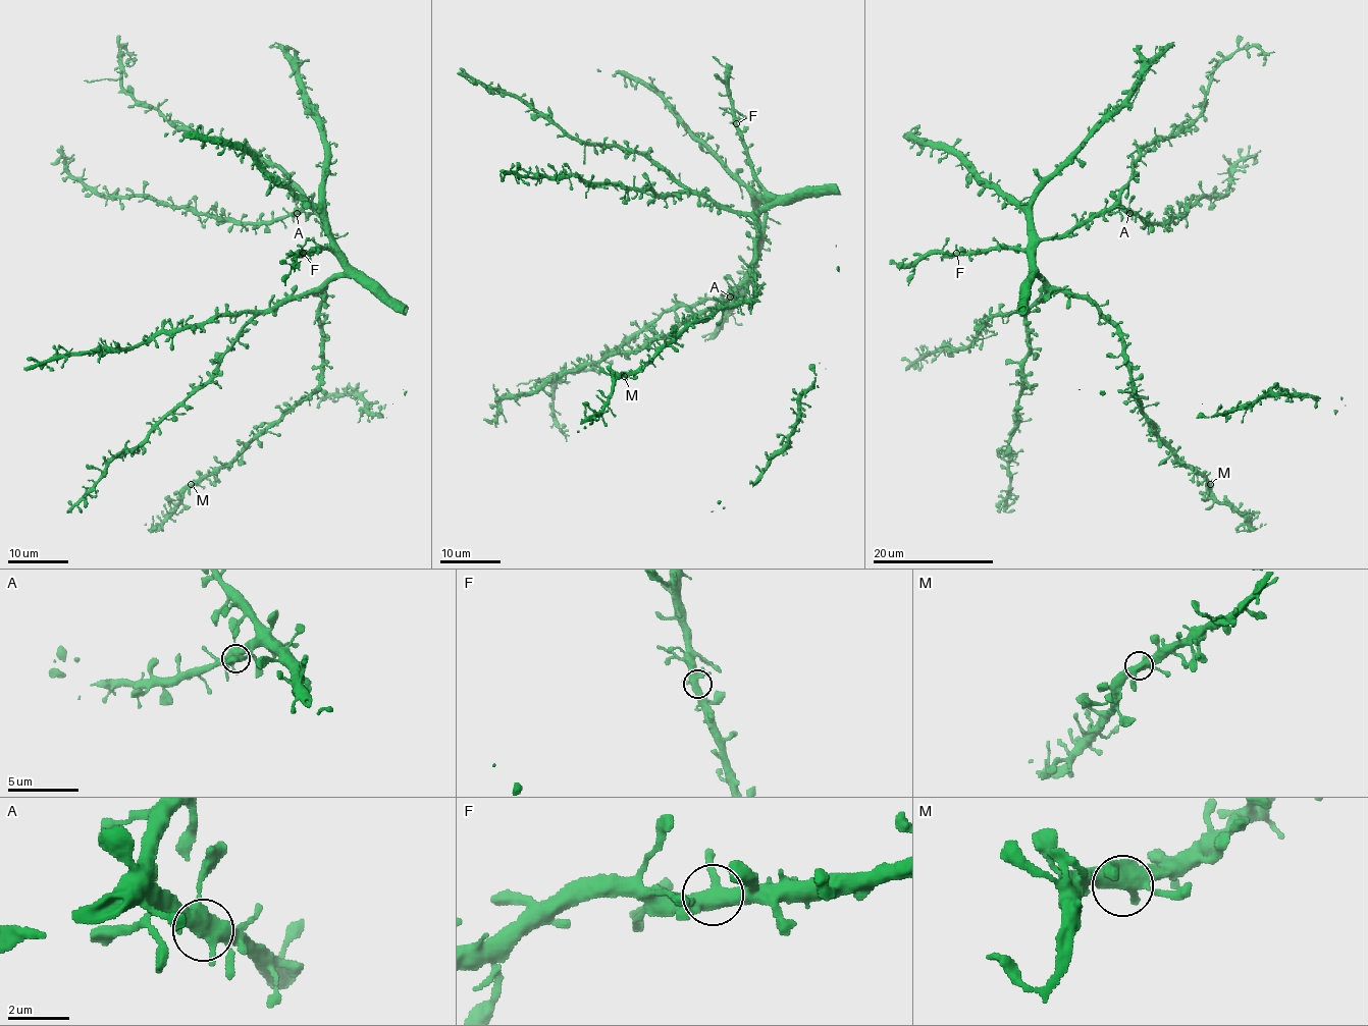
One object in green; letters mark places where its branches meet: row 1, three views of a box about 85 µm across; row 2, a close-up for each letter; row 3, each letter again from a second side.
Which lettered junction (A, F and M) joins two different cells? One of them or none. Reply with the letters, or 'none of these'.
none of these

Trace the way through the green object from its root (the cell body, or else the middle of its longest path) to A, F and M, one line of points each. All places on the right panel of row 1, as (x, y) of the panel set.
A: (1036, 267), (1036, 249), (1042, 240), (1067, 236), (1076, 227), (1116, 208), (1124, 208), (1129, 212)
F: (1036, 267), (1023, 252), (1014, 249), (956, 253)
M: (1036, 267), (1052, 286), (1084, 295), (1116, 329), (1139, 408), (1175, 454), (1210, 484)

